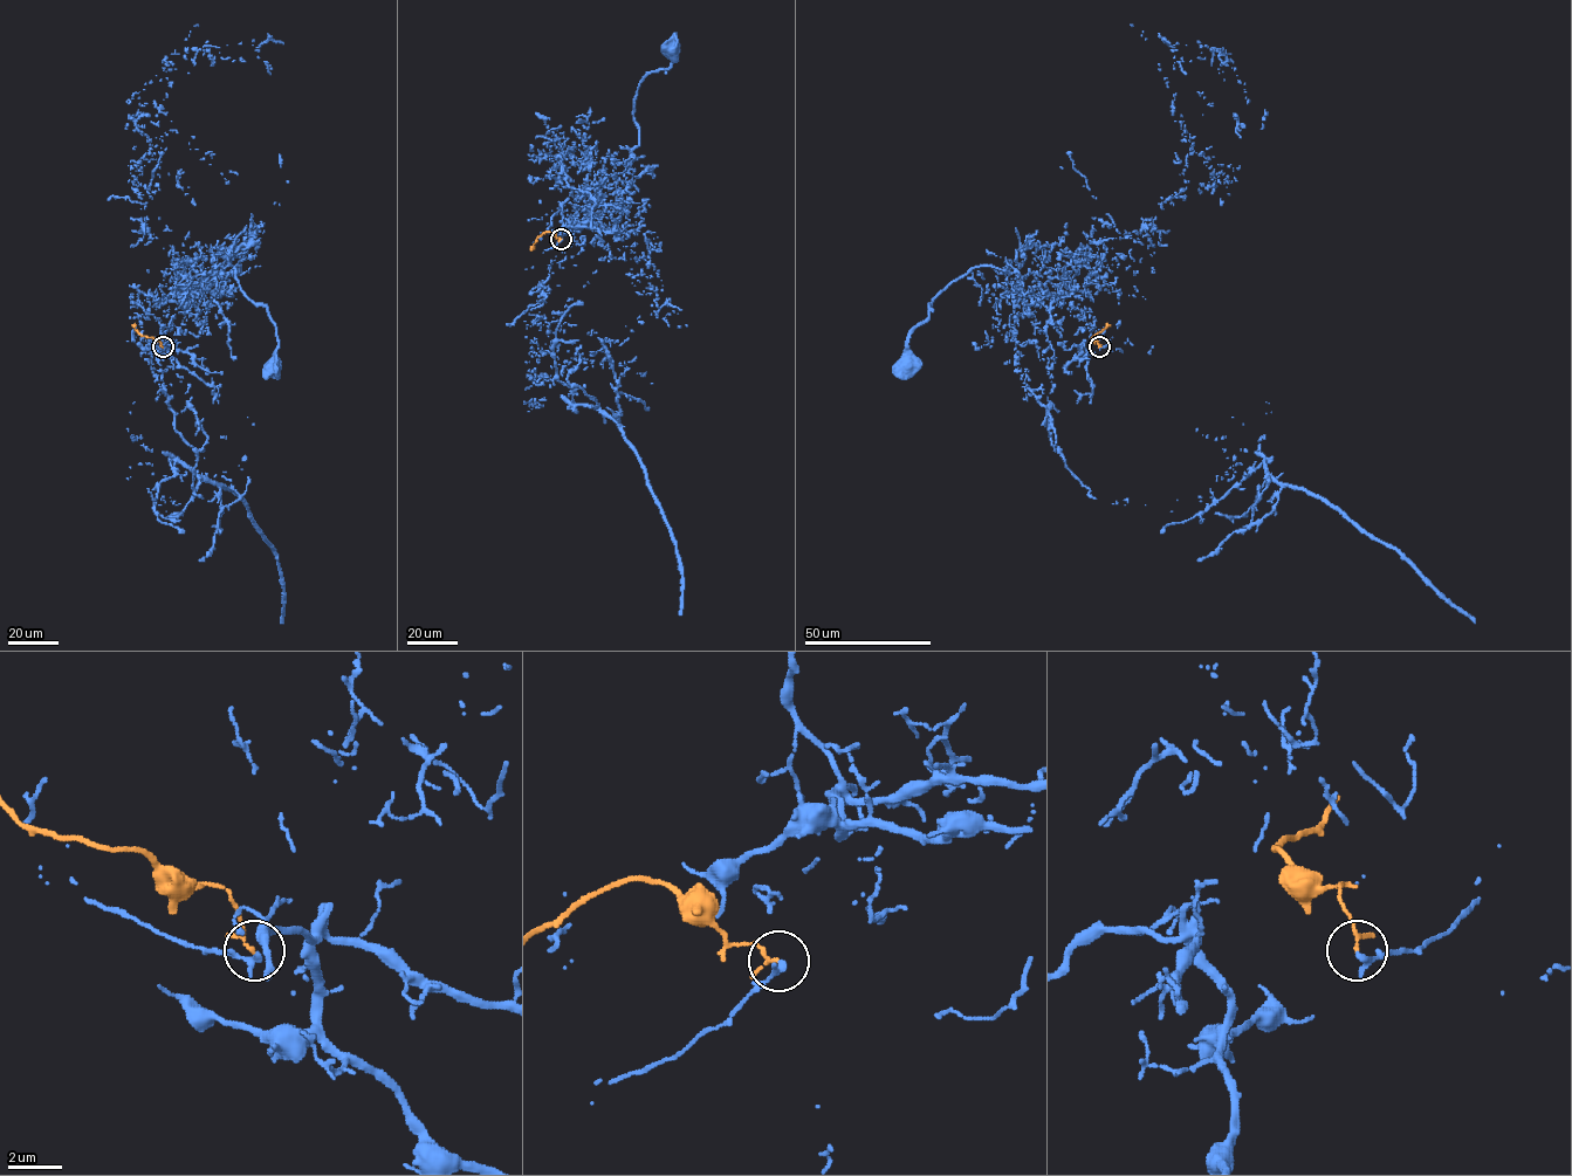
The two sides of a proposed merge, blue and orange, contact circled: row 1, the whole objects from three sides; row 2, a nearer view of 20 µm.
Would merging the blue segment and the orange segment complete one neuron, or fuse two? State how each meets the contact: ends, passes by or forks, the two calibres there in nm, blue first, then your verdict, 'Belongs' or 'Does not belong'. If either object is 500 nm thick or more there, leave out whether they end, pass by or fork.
At the ring blue ends. At the ring orange passes by. Thickness 240 nm (blue) against 100 nm. Belongs

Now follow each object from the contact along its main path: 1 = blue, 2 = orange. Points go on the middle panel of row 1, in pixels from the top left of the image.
1: (561, 239), (563, 218), (589, 222), (598, 178), (624, 185), (611, 159), (639, 142), (637, 88), (671, 49)
2: (561, 239), (547, 232), (530, 249)

